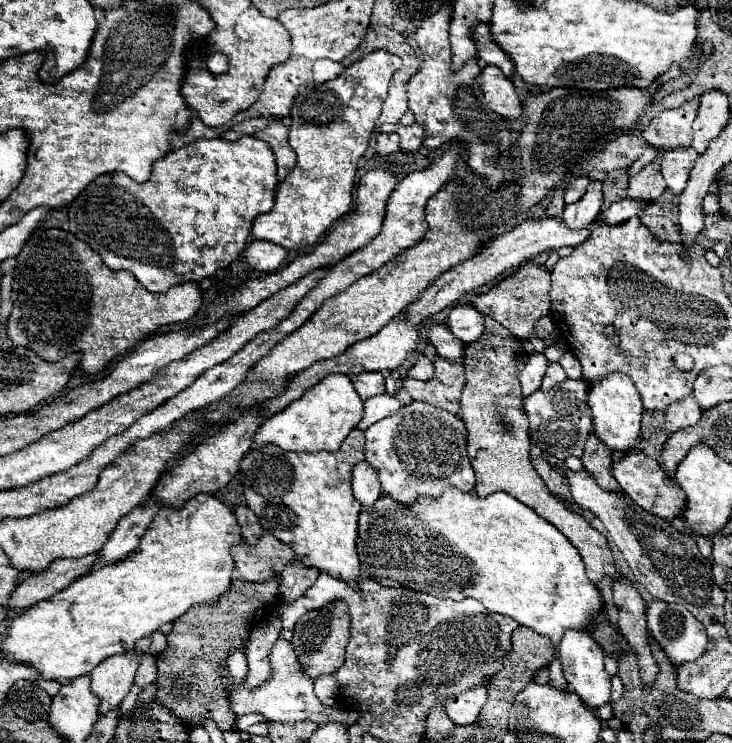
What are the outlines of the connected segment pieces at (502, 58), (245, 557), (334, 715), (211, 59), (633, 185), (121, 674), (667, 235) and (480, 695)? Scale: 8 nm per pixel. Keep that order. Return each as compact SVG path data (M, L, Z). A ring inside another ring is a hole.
M479 24L479 26L475 28L475 44L477 44L477 54L479 54L481 60L485 60L487 64L495 64L497 68L503 70L503 74L505 74L507 78L513 80L513 76L515 76L513 62L511 62L511 58L499 48L499 44L495 44L495 40L493 40L487 24Z
M261 534L255 548L245 540L233 544L231 556L235 560L235 568L249 582L265 582L279 576L285 564L295 558L291 548L283 546L283 542L271 534Z
M277 640L273 644L273 650L269 654L271 660L271 668L273 668L273 678L269 682L265 682L263 686L249 690L245 682L239 684L239 688L235 692L231 692L231 676L227 674L227 690L229 690L229 700L231 700L231 710L237 716L249 714L249 712L259 712L263 714L267 720L271 722L299 722L299 720L309 720L315 724L327 724L327 722L339 722L343 726L353 726L359 718L357 710L349 710L349 708L329 708L325 704L319 702L319 698L313 692L313 680L307 676L307 672L303 670L301 662L297 662L295 658L295 650L291 646L289 640Z
M211 52L205 56L205 68L211 72L211 74L223 74L227 72L229 68L229 62L227 62L227 56L221 54L221 52Z
M657 148L655 160L649 162L639 174L631 176L629 190L627 190L629 198L645 198L645 200L653 202L665 192L667 184L663 182L663 176L659 174L659 170L661 170L661 156L663 156L663 150Z
M117 654L95 666L95 670L91 672L91 690L95 696L101 698L99 714L105 714L111 708L119 706L121 700L129 694L137 672L137 664L137 658Z
M643 216L641 222L651 230L653 236L667 242L679 242L679 228L665 216Z
M481 682L479 686L465 690L463 694L455 696L455 698L447 698L445 706L447 706L447 716L457 724L457 726L467 726L473 724L479 716L481 706L487 702L487 682Z

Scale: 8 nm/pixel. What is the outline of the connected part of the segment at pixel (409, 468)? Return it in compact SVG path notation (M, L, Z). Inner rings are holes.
M411 402L399 412L375 422L365 430L365 458L373 464L379 474L383 494L389 494L397 502L415 502L415 496L439 496L447 486L459 486L461 492L471 492L475 486L475 476L471 462L467 458L467 430L463 420L457 414L451 414L443 408Z

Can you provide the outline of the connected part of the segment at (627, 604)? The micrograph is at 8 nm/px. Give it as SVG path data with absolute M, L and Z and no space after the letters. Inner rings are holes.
M619 578L613 582L613 596L615 596L615 606L619 610L619 622L617 628L625 636L627 644L635 648L639 656L639 668L645 686L649 688L659 672L659 666L651 654L649 648L649 630L645 622L645 602L637 594L637 590L631 586L627 578Z

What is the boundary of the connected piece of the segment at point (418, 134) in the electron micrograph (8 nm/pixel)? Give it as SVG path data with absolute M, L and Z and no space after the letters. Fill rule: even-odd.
M385 123L379 127L380 133L397 132L401 136L401 150L403 152L417 152L423 144L423 128L421 126L399 126L399 124Z

